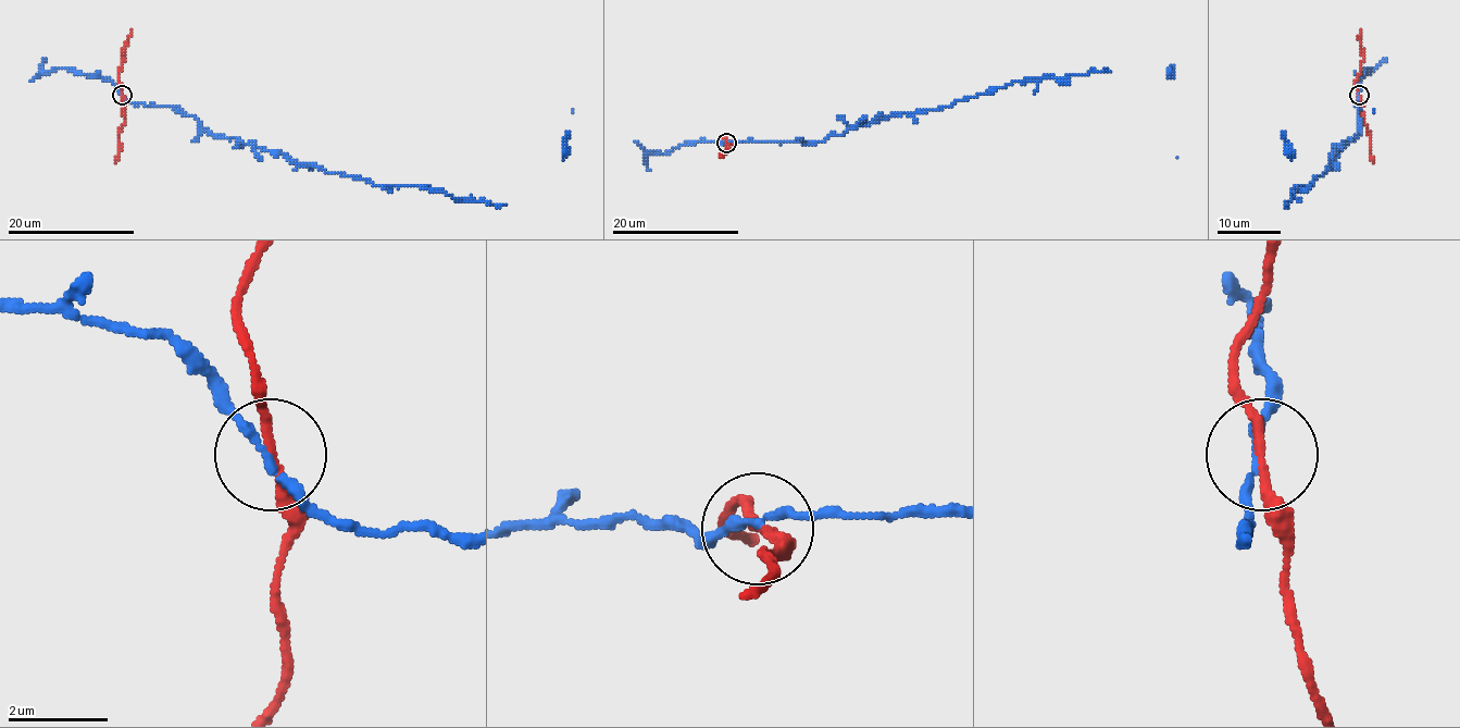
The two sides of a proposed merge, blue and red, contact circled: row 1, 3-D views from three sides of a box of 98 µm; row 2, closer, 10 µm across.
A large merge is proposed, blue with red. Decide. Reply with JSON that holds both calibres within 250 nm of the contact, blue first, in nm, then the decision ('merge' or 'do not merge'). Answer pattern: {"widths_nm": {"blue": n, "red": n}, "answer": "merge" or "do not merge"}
{"widths_nm": {"blue": 170, "red": 180}, "answer": "do not merge"}

